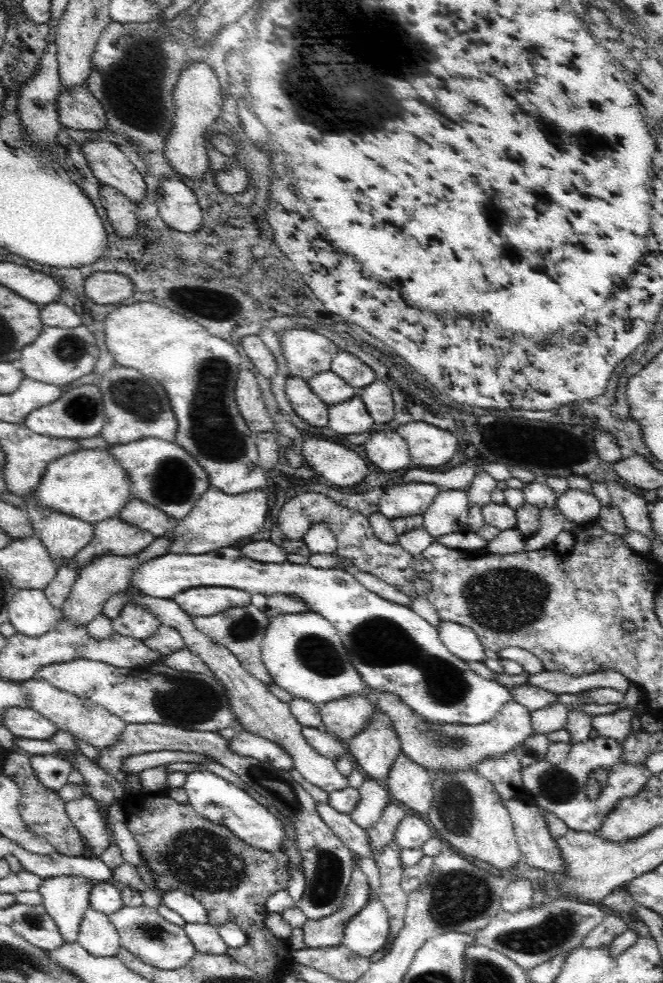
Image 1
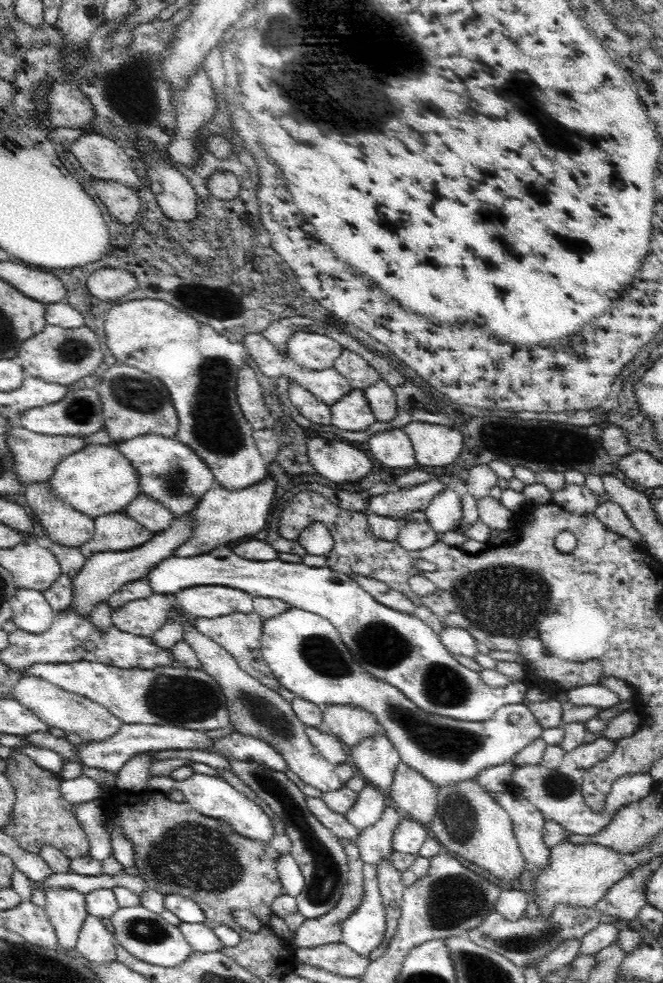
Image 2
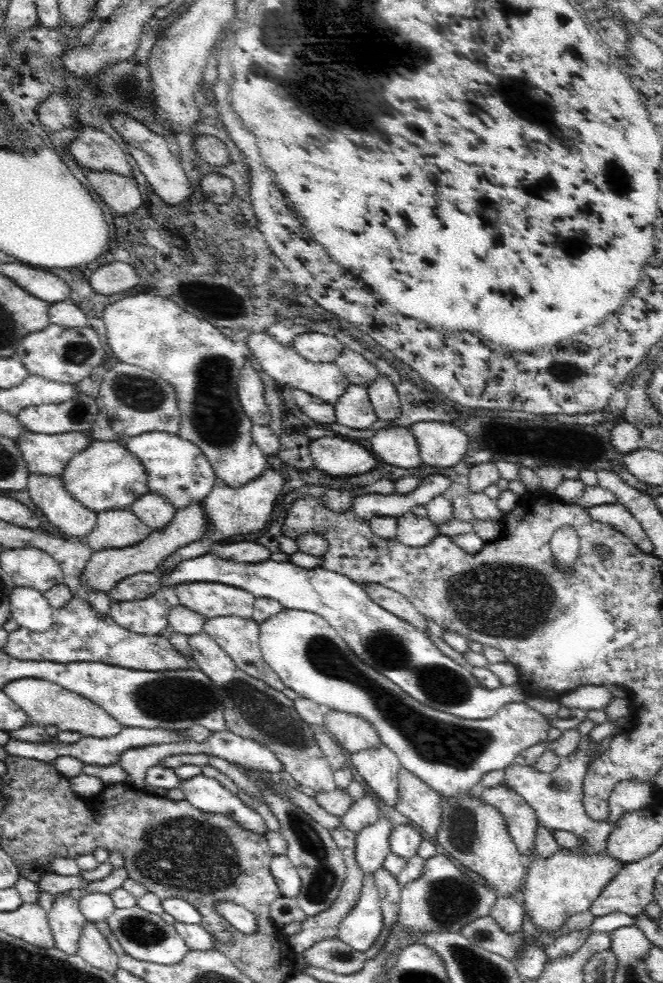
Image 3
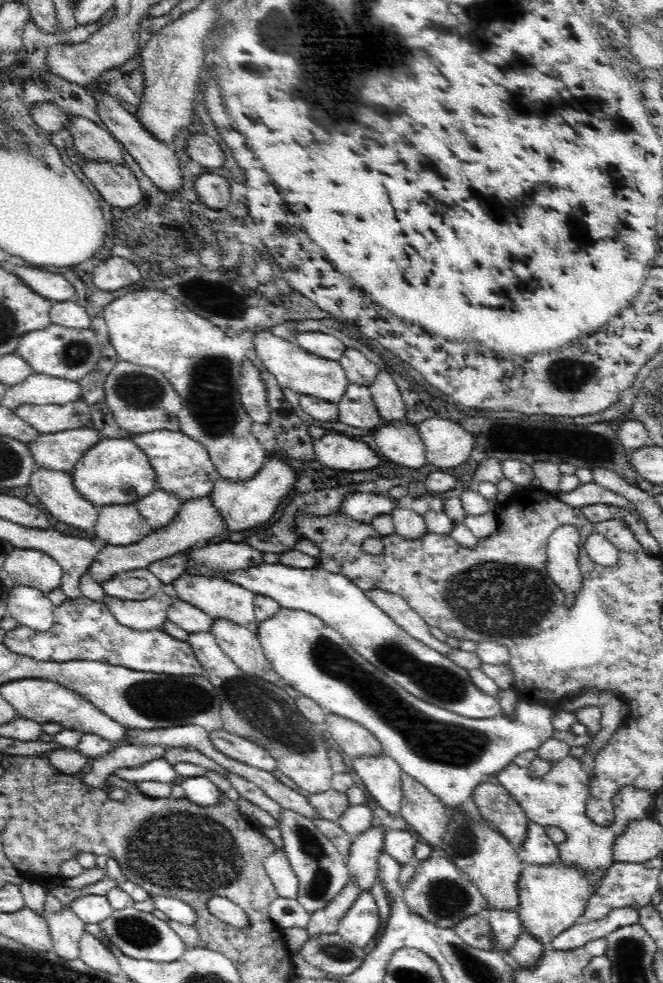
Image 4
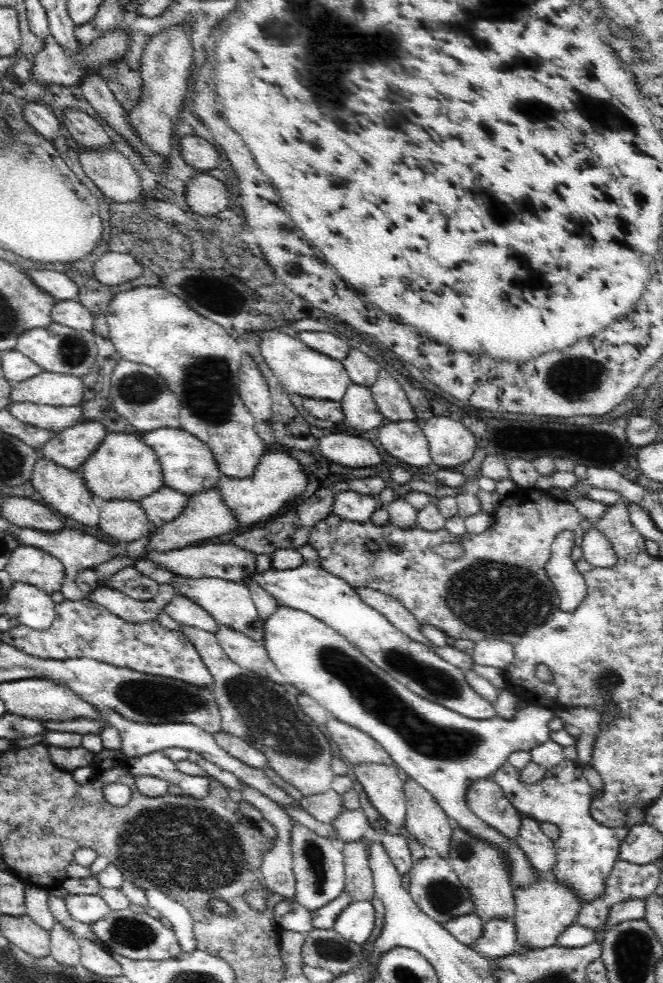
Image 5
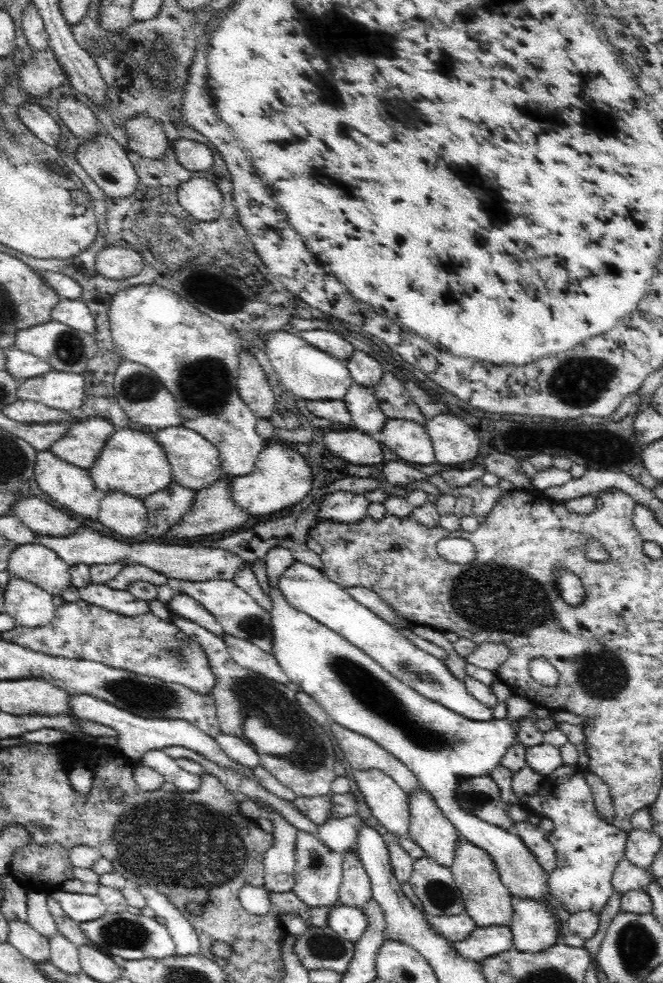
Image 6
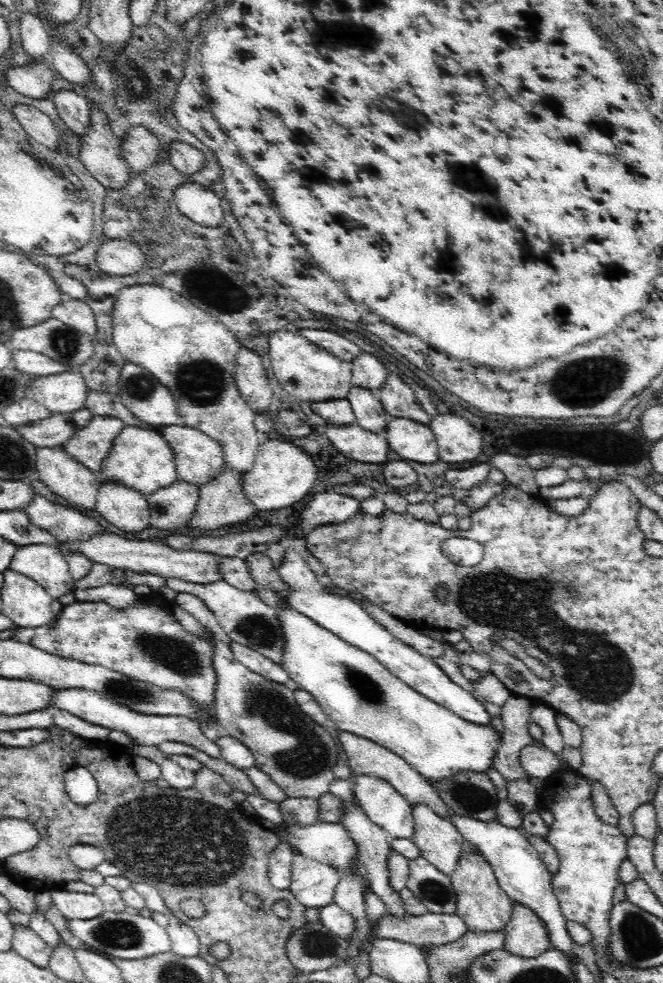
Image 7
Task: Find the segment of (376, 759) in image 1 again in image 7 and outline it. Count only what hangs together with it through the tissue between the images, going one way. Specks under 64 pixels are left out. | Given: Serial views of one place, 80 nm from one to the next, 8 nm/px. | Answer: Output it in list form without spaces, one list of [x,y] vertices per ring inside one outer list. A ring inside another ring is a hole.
[[[355,775],[355,798],[368,818],[392,834],[395,839],[412,839],[413,808],[406,799],[384,779],[372,775]]]

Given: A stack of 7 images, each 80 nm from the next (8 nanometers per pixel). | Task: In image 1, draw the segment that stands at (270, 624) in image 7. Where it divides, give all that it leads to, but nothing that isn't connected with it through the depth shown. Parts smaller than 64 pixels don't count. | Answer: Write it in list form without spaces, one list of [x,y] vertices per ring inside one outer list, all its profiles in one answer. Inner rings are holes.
[[[197,587],[176,594],[172,600],[191,617],[209,617],[232,607],[248,607],[251,595],[228,587]]]

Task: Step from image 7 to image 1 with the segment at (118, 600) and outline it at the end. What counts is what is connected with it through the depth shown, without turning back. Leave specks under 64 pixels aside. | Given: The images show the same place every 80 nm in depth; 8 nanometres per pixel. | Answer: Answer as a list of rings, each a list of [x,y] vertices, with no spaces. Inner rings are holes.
[[[128,602],[118,616],[111,619],[111,625],[122,636],[146,640],[158,630],[161,622],[147,608]]]

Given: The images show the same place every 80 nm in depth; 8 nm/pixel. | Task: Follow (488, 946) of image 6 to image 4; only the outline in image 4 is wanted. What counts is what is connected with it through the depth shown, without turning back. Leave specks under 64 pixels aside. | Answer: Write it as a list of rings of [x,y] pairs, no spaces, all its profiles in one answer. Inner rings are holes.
[[[490,911],[486,912],[485,917],[488,919],[488,925],[492,930],[493,946],[490,952],[501,954],[501,956],[509,956],[514,950],[516,942],[522,933],[520,927],[520,919],[518,919],[517,911]]]

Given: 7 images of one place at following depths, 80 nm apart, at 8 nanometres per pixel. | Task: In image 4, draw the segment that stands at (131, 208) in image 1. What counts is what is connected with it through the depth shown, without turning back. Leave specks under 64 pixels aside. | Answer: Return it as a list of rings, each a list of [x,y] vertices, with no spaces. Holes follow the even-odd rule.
[[[84,158],[81,160],[81,168],[108,204],[112,204],[116,208],[128,208],[128,206],[134,206],[142,200],[143,194],[139,180],[124,161],[118,164],[109,160],[85,160]]]

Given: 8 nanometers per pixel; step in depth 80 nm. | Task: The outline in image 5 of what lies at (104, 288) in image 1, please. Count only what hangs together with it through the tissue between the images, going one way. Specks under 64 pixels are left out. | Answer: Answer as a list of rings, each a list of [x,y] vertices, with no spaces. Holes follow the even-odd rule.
[[[106,252],[94,263],[94,274],[104,284],[122,284],[138,278],[140,272],[142,266],[125,252]]]

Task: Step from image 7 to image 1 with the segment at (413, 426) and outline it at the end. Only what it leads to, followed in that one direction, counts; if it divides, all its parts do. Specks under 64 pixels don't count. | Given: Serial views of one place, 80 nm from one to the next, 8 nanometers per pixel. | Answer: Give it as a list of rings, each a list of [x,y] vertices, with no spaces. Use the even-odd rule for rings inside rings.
[[[397,430],[378,431],[366,440],[364,450],[372,464],[384,472],[396,472],[412,466],[410,449]]]

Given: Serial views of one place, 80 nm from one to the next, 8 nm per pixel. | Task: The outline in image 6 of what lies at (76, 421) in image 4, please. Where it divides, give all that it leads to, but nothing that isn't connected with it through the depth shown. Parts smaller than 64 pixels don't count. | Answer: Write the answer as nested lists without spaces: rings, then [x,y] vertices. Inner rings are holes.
[[[18,399],[16,402],[4,406],[3,413],[10,420],[29,425],[38,422],[60,422],[60,418],[70,416],[69,412],[51,409],[45,404],[24,399]]]

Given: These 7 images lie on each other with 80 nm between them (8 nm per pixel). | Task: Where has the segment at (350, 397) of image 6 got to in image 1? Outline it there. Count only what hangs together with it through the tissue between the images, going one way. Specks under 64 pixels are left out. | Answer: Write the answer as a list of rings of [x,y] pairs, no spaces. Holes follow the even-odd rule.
[[[358,391],[352,398],[329,407],[328,428],[336,430],[338,434],[362,434],[375,425]]]

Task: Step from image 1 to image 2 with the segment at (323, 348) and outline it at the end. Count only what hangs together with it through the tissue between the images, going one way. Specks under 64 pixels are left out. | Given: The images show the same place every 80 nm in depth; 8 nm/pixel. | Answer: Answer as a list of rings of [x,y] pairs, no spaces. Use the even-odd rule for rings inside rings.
[[[313,330],[295,332],[287,342],[290,357],[308,370],[324,370],[334,366],[343,346],[333,338]]]

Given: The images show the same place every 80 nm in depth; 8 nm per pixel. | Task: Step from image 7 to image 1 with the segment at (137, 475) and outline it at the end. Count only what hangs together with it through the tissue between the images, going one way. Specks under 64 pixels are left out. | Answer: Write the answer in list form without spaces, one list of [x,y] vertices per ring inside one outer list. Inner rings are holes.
[[[100,448],[81,449],[54,460],[52,464],[48,464],[44,478],[35,490],[42,507],[64,512],[92,525],[119,517],[122,507],[132,500],[132,483],[128,473],[118,463],[116,456]]]

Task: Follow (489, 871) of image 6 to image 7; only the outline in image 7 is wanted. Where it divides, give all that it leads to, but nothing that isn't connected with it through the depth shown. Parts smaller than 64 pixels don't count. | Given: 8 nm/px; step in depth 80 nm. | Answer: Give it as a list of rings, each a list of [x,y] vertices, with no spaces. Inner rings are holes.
[[[467,849],[460,855],[458,866],[451,874],[451,883],[456,891],[454,915],[466,923],[467,932],[473,934],[494,934],[503,932],[513,911],[513,900],[499,887],[488,861]]]

